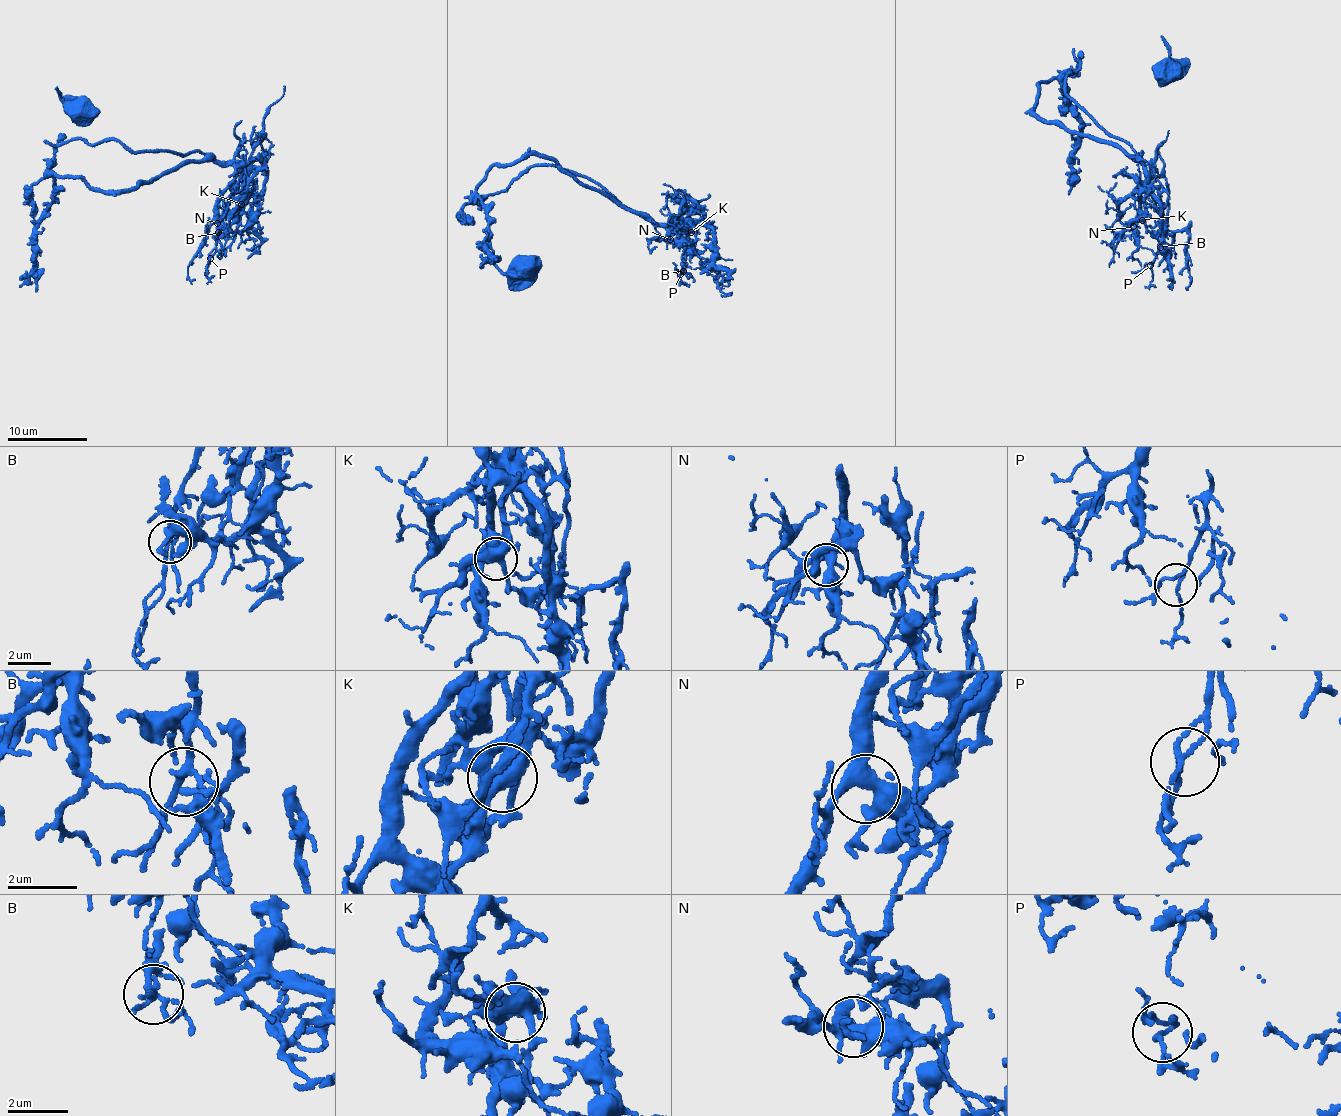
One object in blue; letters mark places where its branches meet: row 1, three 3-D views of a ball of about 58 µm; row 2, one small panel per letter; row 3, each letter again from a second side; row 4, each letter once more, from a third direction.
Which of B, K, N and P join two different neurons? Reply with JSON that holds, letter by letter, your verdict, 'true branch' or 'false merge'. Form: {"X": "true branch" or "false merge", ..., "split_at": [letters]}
{"B": "true branch", "K": "true branch", "N": "true branch", "P": "true branch", "split_at": []}

